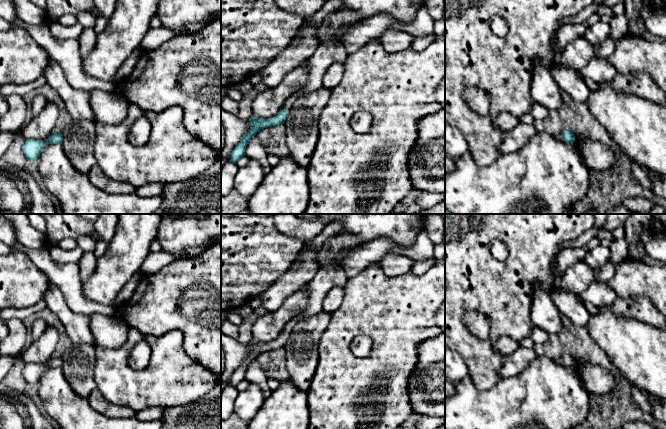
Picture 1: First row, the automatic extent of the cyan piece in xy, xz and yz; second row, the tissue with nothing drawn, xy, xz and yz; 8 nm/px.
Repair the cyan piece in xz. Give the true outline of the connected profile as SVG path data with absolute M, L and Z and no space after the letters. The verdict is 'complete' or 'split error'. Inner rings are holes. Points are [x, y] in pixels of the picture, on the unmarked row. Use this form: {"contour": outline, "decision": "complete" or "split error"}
{"contour": "M341 265L321 266L308 286L308 306L305 310L291 320L285 327L284 333L279 335L274 341L264 343L251 340L250 354L243 359L238 369L231 377L230 385L236 387L240 382L245 380L245 373L249 364L256 359L257 356L264 352L272 351L278 348L284 348L288 341L289 335L294 326L301 320L308 318L323 310L323 300L327 293L334 287L344 287L349 277L346 275Z", "decision": "split error"}

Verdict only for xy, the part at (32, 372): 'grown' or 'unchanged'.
unchanged

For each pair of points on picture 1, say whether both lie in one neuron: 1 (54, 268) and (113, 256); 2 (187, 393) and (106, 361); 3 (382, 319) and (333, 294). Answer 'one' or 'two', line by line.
1: two
2: one
3: two

